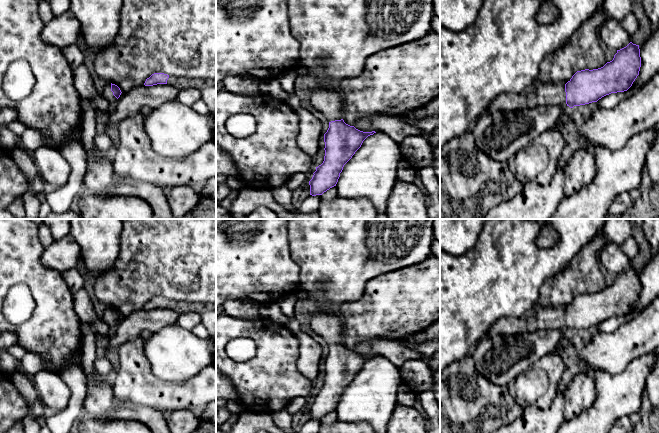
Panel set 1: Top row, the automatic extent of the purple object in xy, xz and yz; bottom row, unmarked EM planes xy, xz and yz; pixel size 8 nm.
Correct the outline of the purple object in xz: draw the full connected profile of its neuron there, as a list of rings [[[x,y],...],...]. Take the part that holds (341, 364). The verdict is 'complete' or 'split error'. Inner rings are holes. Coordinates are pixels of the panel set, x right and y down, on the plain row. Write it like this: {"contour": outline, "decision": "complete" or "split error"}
{"contour": [[[315,310],[310,326],[329,345],[329,352],[324,358],[324,385],[316,391],[309,405],[310,419],[316,420],[336,410],[344,389],[363,365],[376,356],[363,356],[344,346],[343,321],[333,310]]], "decision": "split error"}

